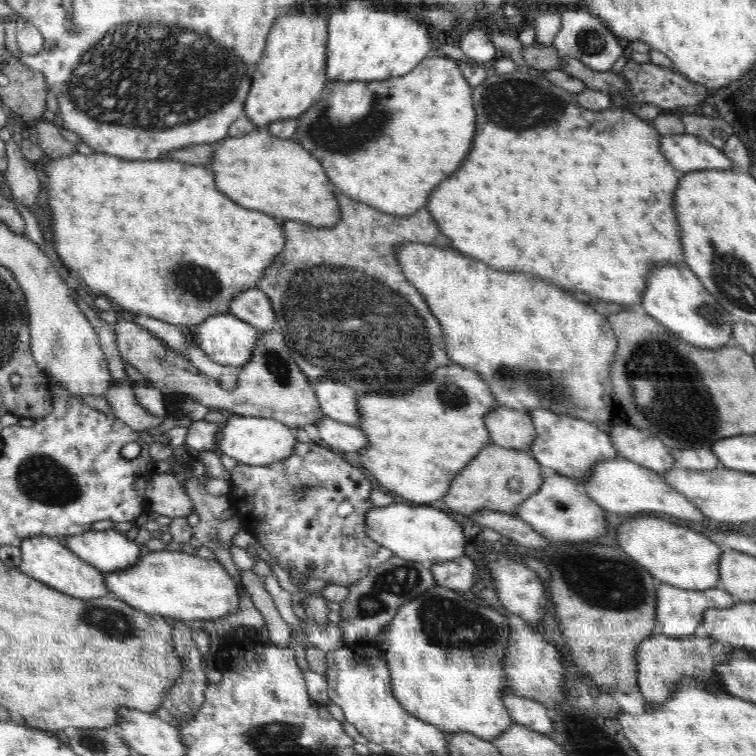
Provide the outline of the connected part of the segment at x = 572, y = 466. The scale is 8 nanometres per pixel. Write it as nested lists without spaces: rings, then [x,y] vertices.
[[[534,408],[528,414],[536,427],[536,438],[524,451],[530,452],[547,472],[552,469],[557,474],[580,481],[592,474],[598,462],[619,457],[618,449],[612,443],[609,433],[602,432],[587,420],[543,408]]]

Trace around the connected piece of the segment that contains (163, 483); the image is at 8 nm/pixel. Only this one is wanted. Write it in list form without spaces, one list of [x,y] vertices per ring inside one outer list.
[[[156,473],[151,476],[148,484],[148,505],[152,512],[171,519],[187,518],[194,512],[194,503],[186,493],[182,479],[176,474]]]

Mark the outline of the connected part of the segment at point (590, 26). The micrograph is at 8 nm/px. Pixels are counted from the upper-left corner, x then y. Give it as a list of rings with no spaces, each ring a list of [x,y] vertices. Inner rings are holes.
[[[560,7],[561,29],[553,38],[553,46],[560,55],[570,56],[588,66],[596,72],[608,71],[624,56],[624,42],[596,16],[586,10],[570,10],[569,7]]]

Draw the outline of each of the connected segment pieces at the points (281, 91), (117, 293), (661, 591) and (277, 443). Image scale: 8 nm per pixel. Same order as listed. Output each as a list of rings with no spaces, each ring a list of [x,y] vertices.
[[[284,14],[278,16],[266,38],[265,50],[257,65],[250,94],[244,104],[244,116],[256,128],[296,119],[320,100],[327,84],[327,18],[317,15]]]
[[[104,153],[84,156],[84,154],[68,154],[62,158],[51,159],[43,169],[48,179],[48,206],[52,216],[52,236],[55,248],[64,264],[63,270],[72,270],[82,276],[82,280],[97,295],[106,295],[114,300],[120,308],[131,313],[146,314],[173,325],[184,324],[193,328],[202,324],[206,318],[228,313],[228,306],[238,292],[254,289],[256,282],[262,278],[263,272],[272,264],[272,260],[282,252],[286,244],[286,235],[282,231],[280,220],[258,210],[246,210],[240,204],[232,202],[226,194],[219,192],[214,186],[214,171],[205,165],[186,164],[177,160],[144,160],[130,162]]]
[[[662,584],[658,588],[658,602],[656,607],[656,624],[655,630],[658,635],[672,637],[690,636],[695,634],[698,624],[704,618],[704,612],[710,608],[731,608],[734,607],[738,600],[730,595],[724,589],[716,586],[708,590],[686,590],[683,588],[674,588],[668,584]]]
[[[236,415],[228,418],[216,442],[216,452],[226,454],[244,464],[266,466],[288,458],[298,440],[296,431],[274,419]]]

